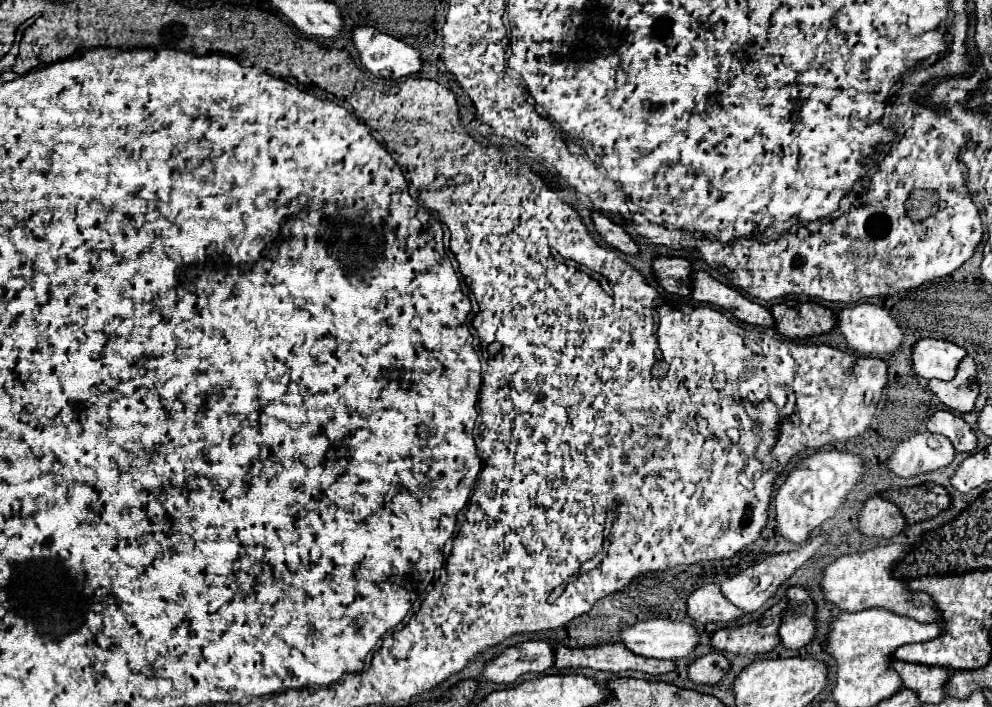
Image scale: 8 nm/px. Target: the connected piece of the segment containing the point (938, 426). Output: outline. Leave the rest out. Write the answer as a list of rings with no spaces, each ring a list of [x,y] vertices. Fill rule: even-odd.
[[[948,410],[934,412],[926,424],[928,432],[946,436],[956,452],[972,452],[976,446],[976,434],[974,430],[956,414]]]

